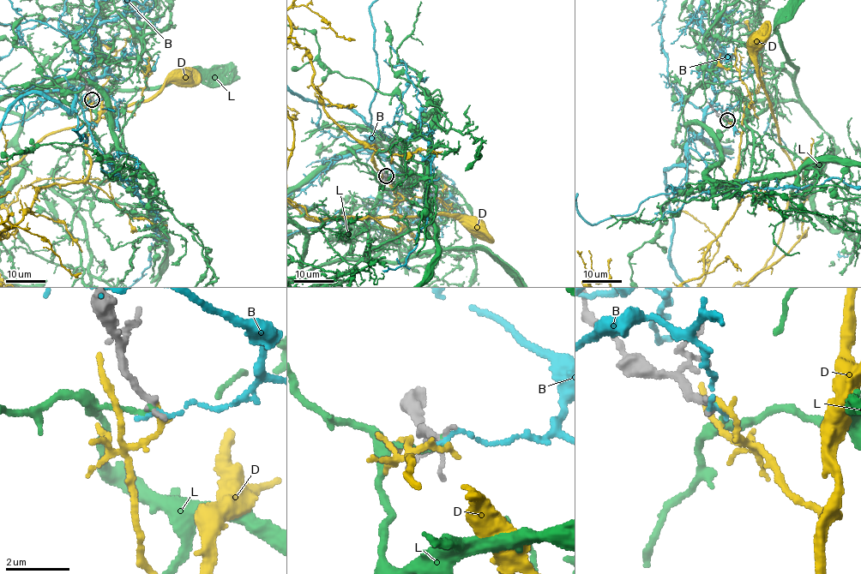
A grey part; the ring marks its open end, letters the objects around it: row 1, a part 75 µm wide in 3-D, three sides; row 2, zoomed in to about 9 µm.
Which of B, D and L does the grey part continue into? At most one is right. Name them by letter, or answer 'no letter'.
L

